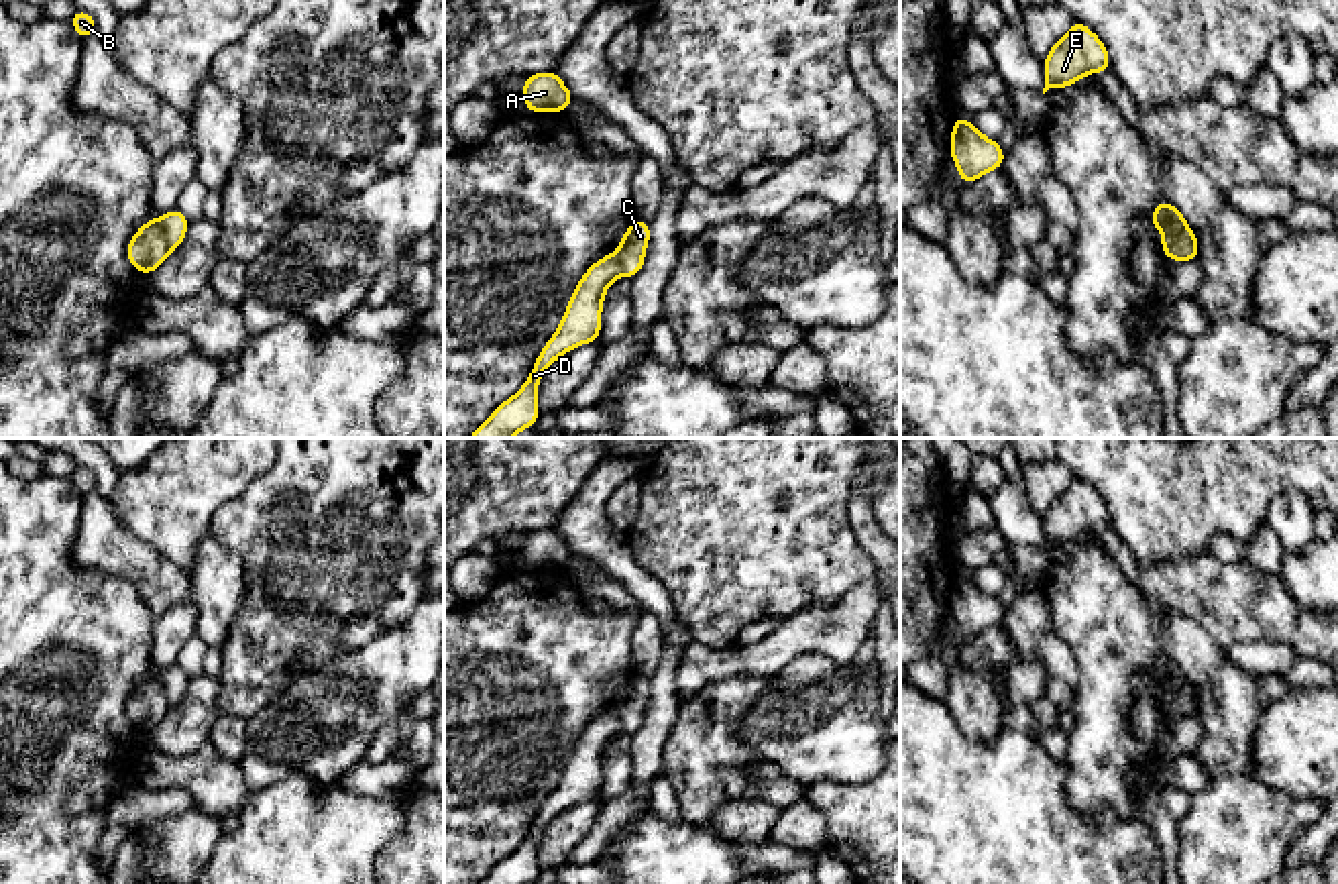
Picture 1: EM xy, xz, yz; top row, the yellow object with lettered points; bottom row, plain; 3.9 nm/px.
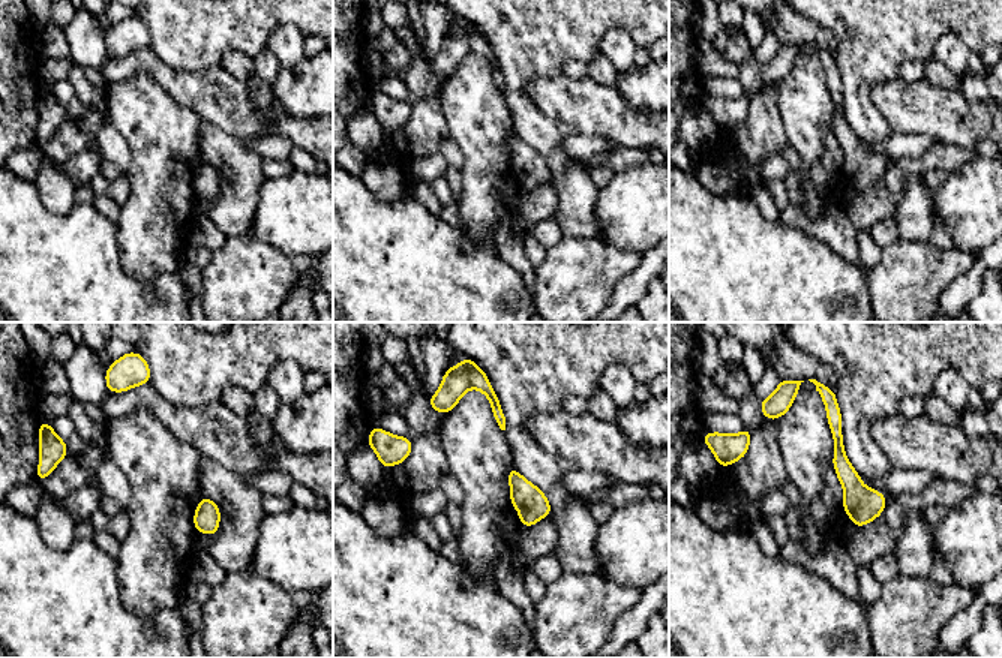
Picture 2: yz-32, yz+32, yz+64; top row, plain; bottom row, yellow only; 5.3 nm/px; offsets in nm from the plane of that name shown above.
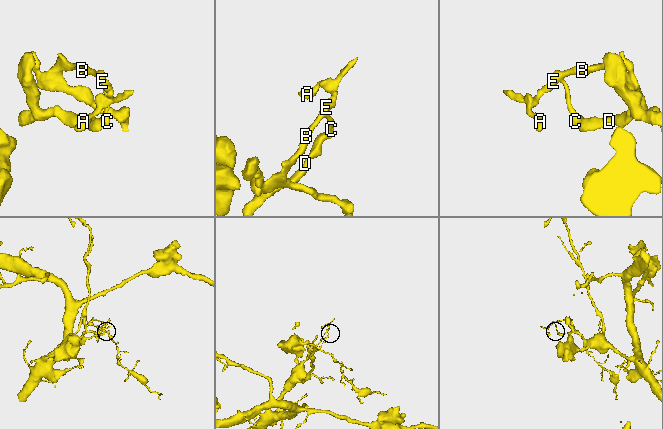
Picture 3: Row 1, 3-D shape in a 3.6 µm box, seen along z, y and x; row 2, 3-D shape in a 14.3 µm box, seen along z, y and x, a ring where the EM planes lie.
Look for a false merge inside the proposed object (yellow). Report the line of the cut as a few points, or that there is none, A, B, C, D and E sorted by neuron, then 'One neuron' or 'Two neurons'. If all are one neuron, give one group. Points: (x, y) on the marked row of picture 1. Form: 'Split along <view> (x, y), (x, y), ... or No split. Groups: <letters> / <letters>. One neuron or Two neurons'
Split along xy (155, 218), (170, 249). Groups: A B C E / D. Two neurons

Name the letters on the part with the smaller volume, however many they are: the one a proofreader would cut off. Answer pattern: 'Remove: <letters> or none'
Remove: A, B, C, E

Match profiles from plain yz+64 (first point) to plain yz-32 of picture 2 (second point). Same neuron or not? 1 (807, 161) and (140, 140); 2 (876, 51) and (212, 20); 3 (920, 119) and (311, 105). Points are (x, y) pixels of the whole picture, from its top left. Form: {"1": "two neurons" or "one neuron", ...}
{"1": "one neuron", "2": "one neuron", "3": "two neurons"}

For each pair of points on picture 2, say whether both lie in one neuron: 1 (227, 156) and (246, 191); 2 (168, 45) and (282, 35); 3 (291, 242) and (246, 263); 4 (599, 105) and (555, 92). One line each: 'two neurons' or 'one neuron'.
1: one neuron
2: two neurons
3: two neurons
4: one neuron

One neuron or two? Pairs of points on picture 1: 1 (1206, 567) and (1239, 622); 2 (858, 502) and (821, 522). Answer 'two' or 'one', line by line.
1: one
2: two

